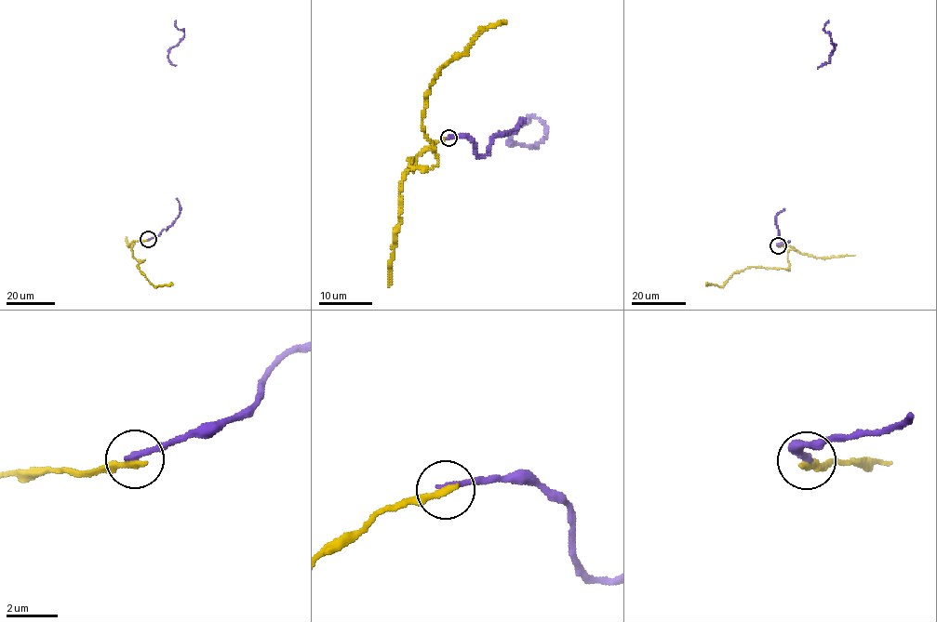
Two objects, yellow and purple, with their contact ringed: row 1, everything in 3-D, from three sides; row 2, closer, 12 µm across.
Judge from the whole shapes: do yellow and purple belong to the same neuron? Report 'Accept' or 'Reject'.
Reject

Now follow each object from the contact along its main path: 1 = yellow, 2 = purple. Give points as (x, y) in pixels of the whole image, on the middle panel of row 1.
1: (448, 138), (409, 165), (432, 169), (438, 161), (422, 117), (436, 72), (479, 33), (506, 20)
2: (448, 138), (467, 136), (484, 157), (490, 139), (522, 119), (508, 143), (537, 145), (546, 128), (530, 122)

